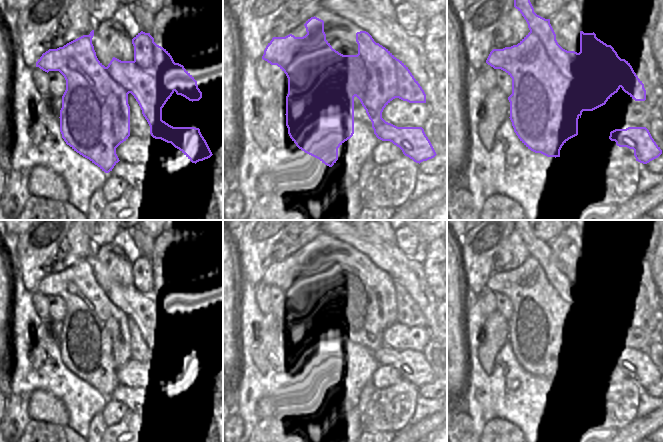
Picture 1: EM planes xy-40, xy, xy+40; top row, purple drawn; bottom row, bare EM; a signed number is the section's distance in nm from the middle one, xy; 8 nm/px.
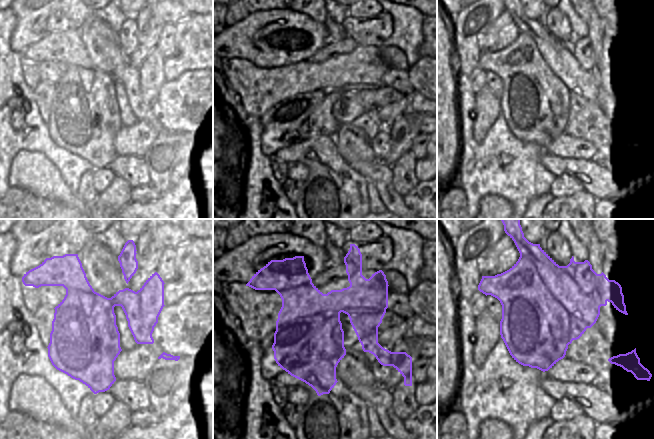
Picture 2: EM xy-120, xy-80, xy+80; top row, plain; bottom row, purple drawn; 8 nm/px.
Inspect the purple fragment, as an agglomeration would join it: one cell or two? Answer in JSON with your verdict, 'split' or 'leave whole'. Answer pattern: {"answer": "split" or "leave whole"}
{"answer": "split"}

